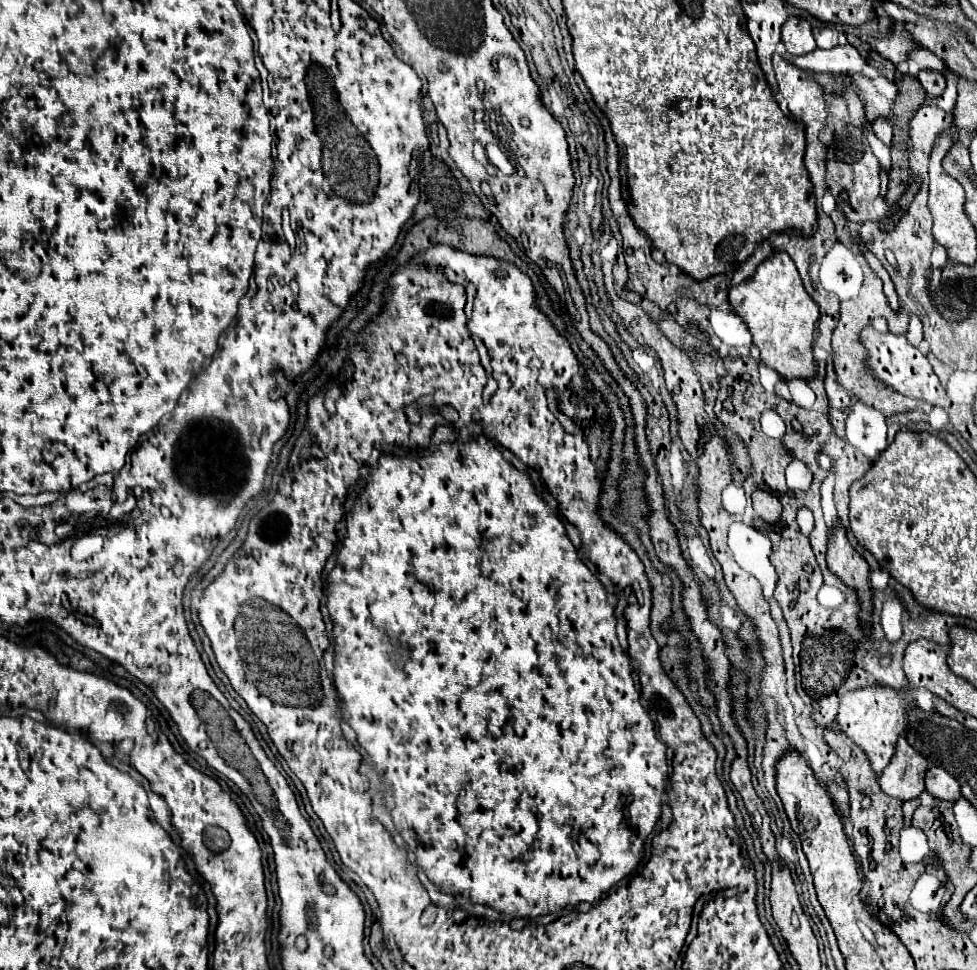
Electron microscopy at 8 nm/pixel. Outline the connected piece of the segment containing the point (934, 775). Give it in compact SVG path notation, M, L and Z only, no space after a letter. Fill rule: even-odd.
M929 767L925 775L925 789L941 801L957 801L961 797L959 793L959 783L955 781L953 775L949 775L943 767Z

